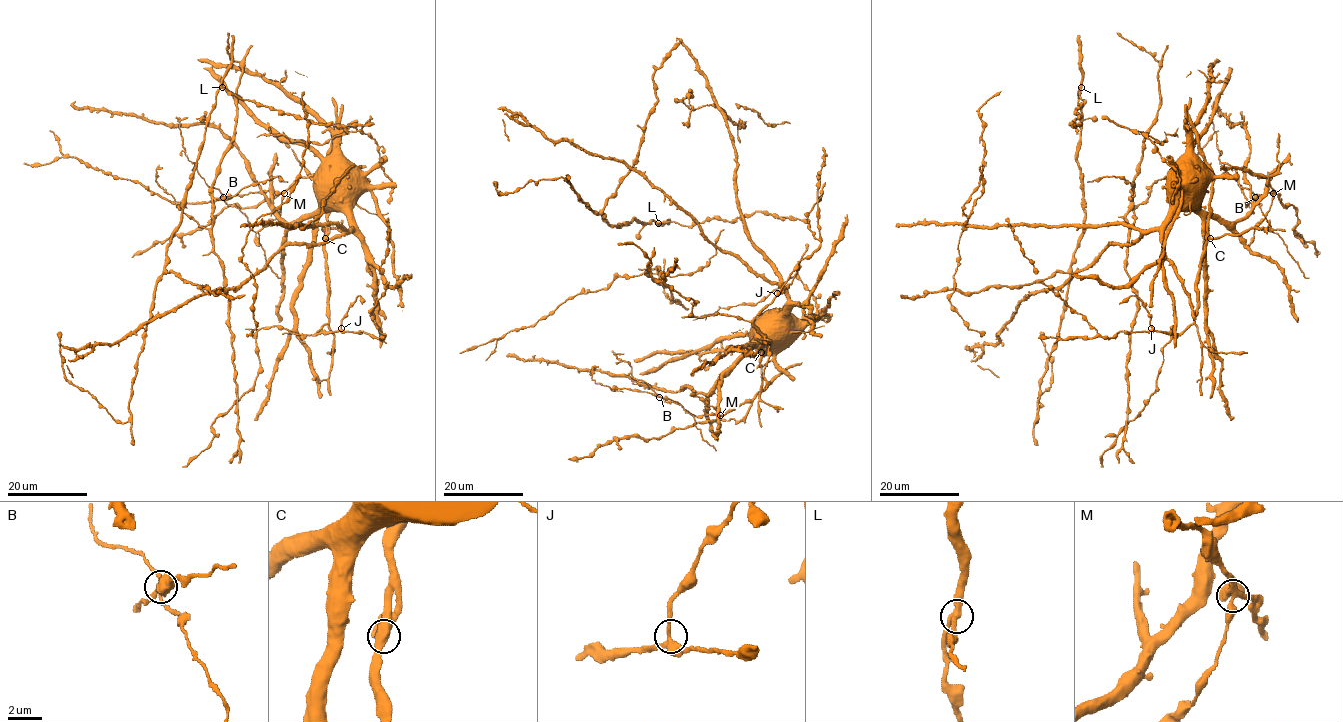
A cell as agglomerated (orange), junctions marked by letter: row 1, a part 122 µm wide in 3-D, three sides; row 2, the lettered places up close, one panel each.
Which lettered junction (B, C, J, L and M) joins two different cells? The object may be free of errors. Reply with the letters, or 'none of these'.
B

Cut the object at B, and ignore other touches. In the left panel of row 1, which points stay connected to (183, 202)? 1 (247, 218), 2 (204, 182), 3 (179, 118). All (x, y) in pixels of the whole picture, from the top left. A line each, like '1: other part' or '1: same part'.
1: other part
2: other part
3: other part

